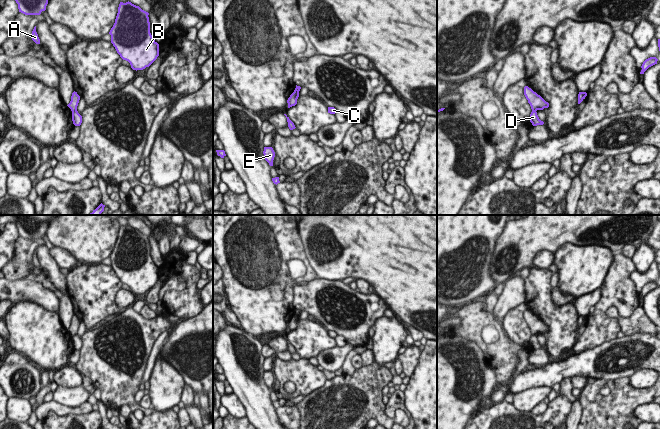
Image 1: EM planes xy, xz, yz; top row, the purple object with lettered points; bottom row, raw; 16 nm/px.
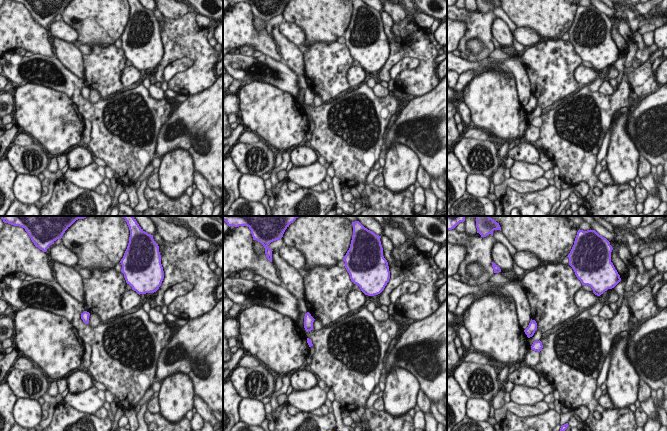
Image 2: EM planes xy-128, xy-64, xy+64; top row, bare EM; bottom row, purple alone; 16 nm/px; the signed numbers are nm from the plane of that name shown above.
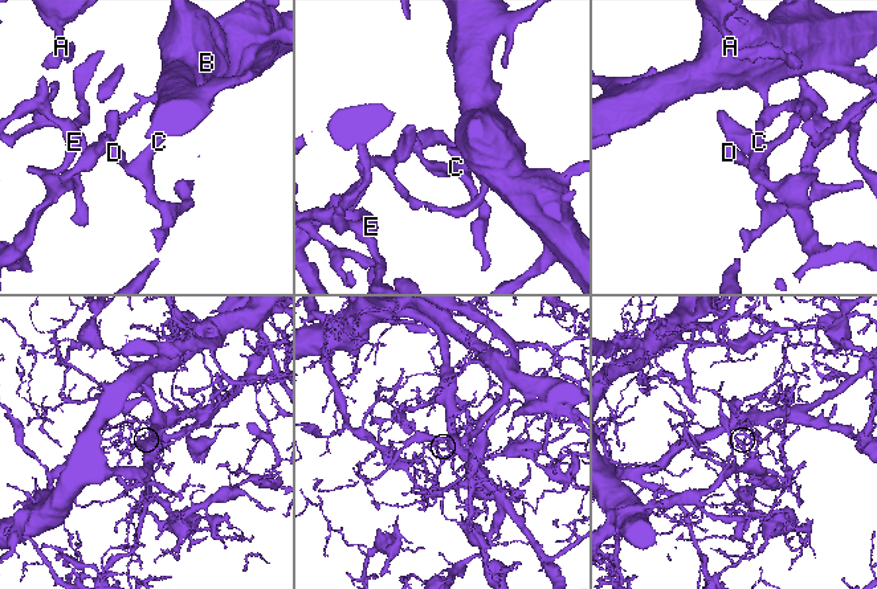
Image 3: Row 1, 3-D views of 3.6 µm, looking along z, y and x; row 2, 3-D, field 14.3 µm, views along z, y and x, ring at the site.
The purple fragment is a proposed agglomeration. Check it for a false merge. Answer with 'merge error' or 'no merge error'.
merge error

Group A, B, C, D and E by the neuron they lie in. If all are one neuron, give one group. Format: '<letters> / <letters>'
A B C D / E

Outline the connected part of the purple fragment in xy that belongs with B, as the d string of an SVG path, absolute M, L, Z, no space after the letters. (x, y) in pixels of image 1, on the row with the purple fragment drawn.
M120 2L109 34L111 43L133 70L149 67L159 56L159 44L150 33L149 13L131 2Z

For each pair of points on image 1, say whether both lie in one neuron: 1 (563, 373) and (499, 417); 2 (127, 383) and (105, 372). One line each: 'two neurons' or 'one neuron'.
1: two neurons
2: one neuron

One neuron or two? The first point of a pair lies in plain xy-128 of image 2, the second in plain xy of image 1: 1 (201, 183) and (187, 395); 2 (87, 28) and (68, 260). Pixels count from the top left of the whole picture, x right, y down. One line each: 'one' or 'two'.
1: one
2: two

